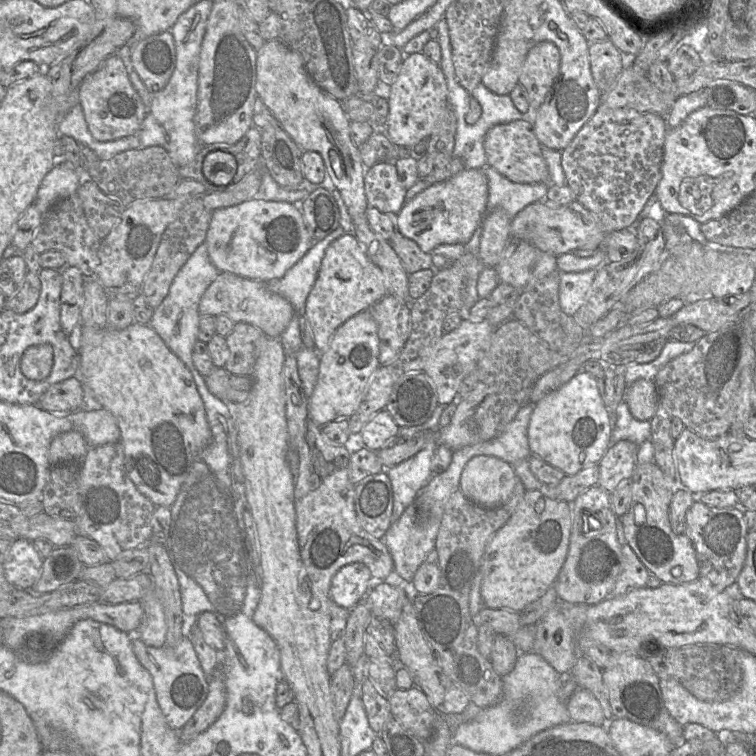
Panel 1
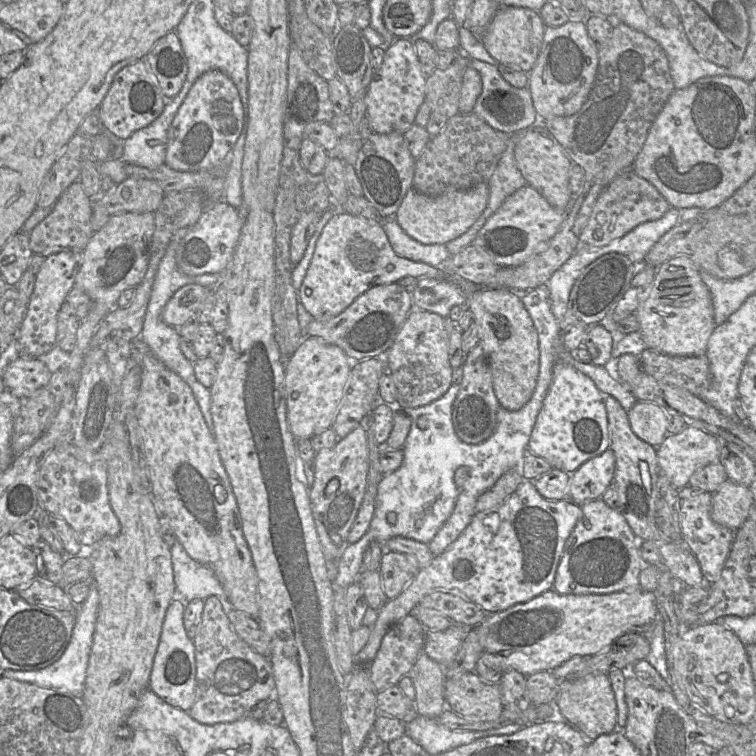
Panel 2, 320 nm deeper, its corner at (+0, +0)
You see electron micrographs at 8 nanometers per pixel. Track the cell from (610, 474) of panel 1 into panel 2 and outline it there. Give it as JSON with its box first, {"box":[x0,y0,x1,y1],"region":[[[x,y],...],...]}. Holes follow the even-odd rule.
{"box":[568,448,615,505],"region":[[[609,448],[571,474],[568,497],[578,505],[599,499],[613,483],[615,455]]]}

